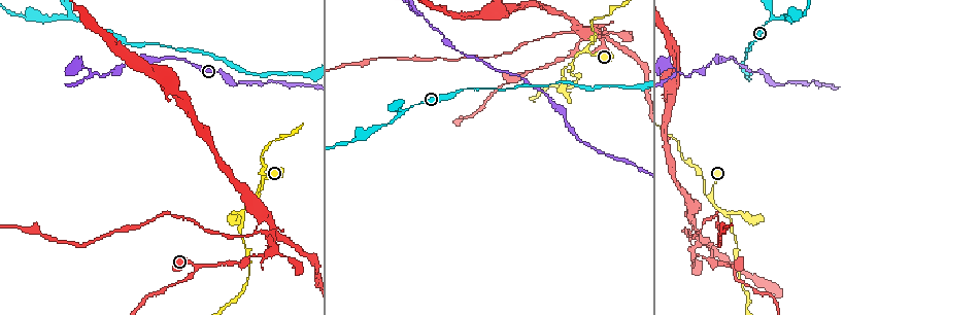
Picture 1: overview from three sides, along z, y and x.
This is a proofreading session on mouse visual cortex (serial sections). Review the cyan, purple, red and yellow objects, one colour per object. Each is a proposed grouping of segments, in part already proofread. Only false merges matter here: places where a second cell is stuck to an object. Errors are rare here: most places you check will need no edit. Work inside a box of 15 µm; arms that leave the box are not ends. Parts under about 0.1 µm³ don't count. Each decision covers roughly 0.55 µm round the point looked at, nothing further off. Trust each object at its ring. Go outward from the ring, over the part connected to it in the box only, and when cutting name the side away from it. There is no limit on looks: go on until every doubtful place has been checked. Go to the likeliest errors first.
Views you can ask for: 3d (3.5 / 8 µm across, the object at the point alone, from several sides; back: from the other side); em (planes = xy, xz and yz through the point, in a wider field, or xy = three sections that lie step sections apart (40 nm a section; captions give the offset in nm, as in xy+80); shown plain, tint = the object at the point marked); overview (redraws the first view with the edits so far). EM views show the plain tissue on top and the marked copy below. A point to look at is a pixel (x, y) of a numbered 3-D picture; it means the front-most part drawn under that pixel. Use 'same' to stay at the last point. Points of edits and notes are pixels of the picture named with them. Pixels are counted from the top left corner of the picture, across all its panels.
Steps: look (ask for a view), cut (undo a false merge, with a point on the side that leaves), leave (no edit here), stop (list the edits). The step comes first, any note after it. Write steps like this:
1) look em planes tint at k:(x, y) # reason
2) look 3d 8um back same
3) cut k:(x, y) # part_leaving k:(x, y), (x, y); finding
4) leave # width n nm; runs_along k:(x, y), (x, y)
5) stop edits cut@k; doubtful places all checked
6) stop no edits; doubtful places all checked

look 3d 3.5um at 1:(695, 250)

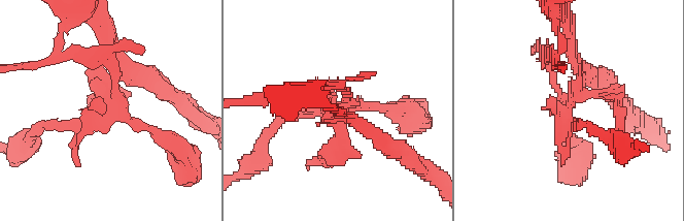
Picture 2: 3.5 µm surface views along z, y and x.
look em xy step 5 tint at 2:(567, 105) # need the tissue

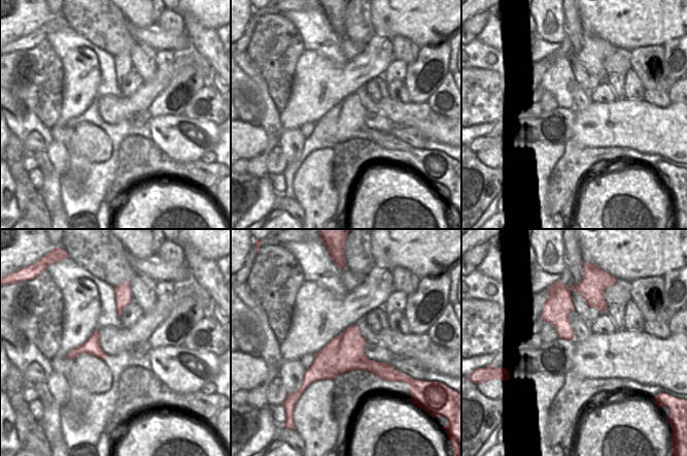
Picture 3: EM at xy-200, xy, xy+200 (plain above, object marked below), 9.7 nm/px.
look em xy step 1 tint same # cut it another way

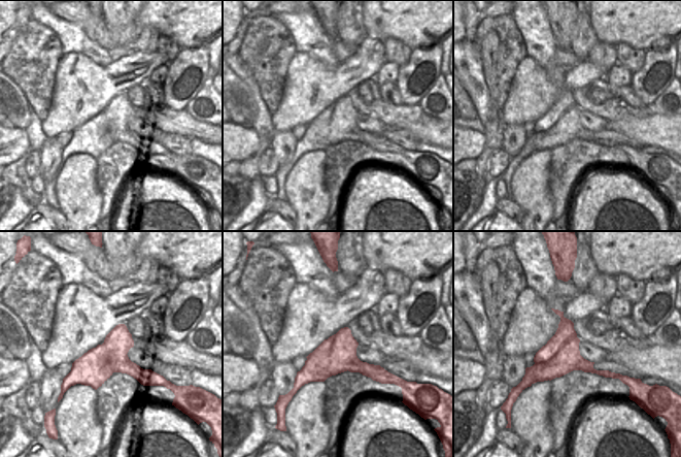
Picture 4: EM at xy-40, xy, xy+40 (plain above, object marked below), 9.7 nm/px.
cut 2:(341, 122) # border 4:(529, 367), (547, 380); two cells meet here

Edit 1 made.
look 3d 3.5um at 1:(711, 195) # abrupt turn

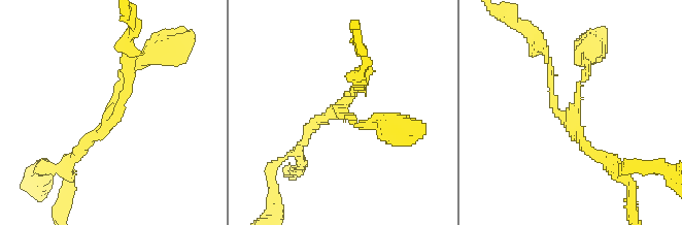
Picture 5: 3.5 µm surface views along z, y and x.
look em xy step 1 tint at 5:(110, 113) # arms 3; arm_widths 100, 100, 200 nm

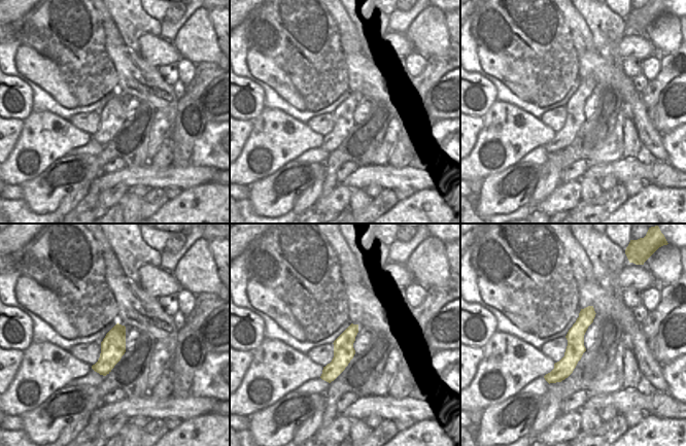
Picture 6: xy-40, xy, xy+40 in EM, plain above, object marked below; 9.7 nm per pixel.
leave # runs_along 5:(142, 63), (124, 75), (107, 127), (72, 155); all the same cell

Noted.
look 3d 8um at 1:(425, 19) # narrows sharply

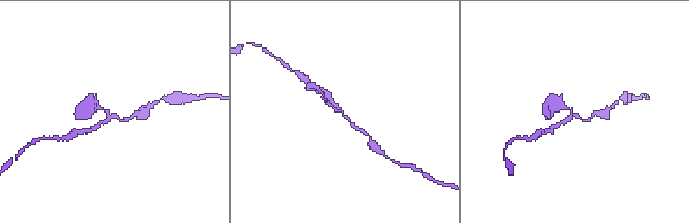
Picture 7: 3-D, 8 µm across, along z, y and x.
look em xy step 2 tint at 7:(113, 114) # arms 3; arm_widths 150, 150, 150 nm; now the EM

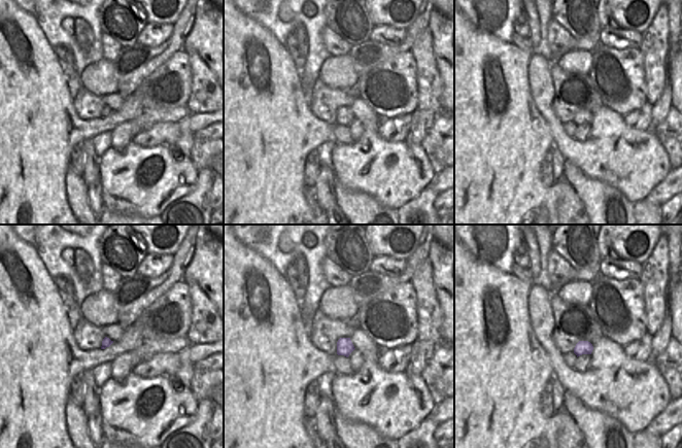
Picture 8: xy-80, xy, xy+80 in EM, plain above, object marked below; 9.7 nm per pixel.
leave # width 160 nm; runs_along 7:(365, 133), (326, 102), (324, 96); continuous, no second cell

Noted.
look 3d 3.5um at 1:(773, 17) # three arms meet

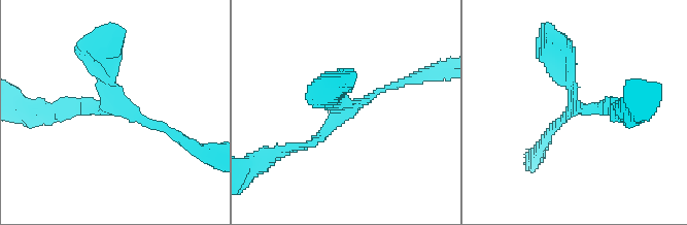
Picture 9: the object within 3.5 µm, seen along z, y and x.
look em xy step 3 tint at 9:(575, 109) # arms 3; arm_widths 100, 150, 250 nm; shape alone is not enough

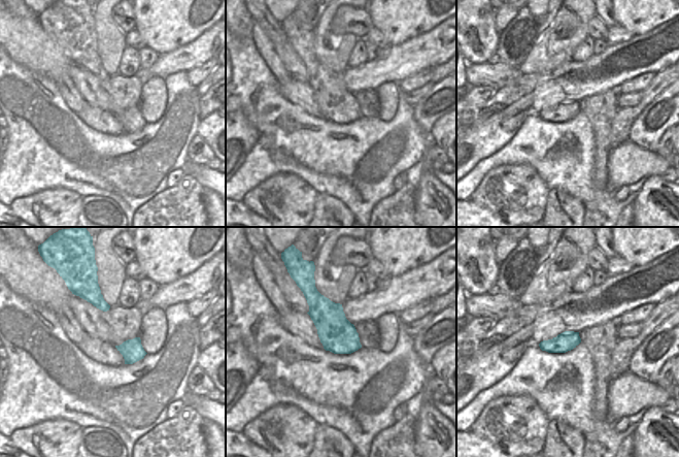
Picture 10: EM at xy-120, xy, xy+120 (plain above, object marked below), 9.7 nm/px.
leave # width 340 nm; runs_along 9:(408, 81), (376, 91), (300, 147); all the same cell

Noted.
look 3d 3.5um at 1:(725, 212) # branch point

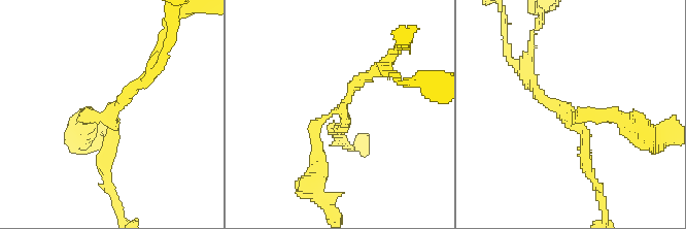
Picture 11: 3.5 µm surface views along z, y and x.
leave # runs_along 11:(525, 78), (586, 132), (586, 170); one cell here

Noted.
stop edits cut@2; doubtful places all checked

